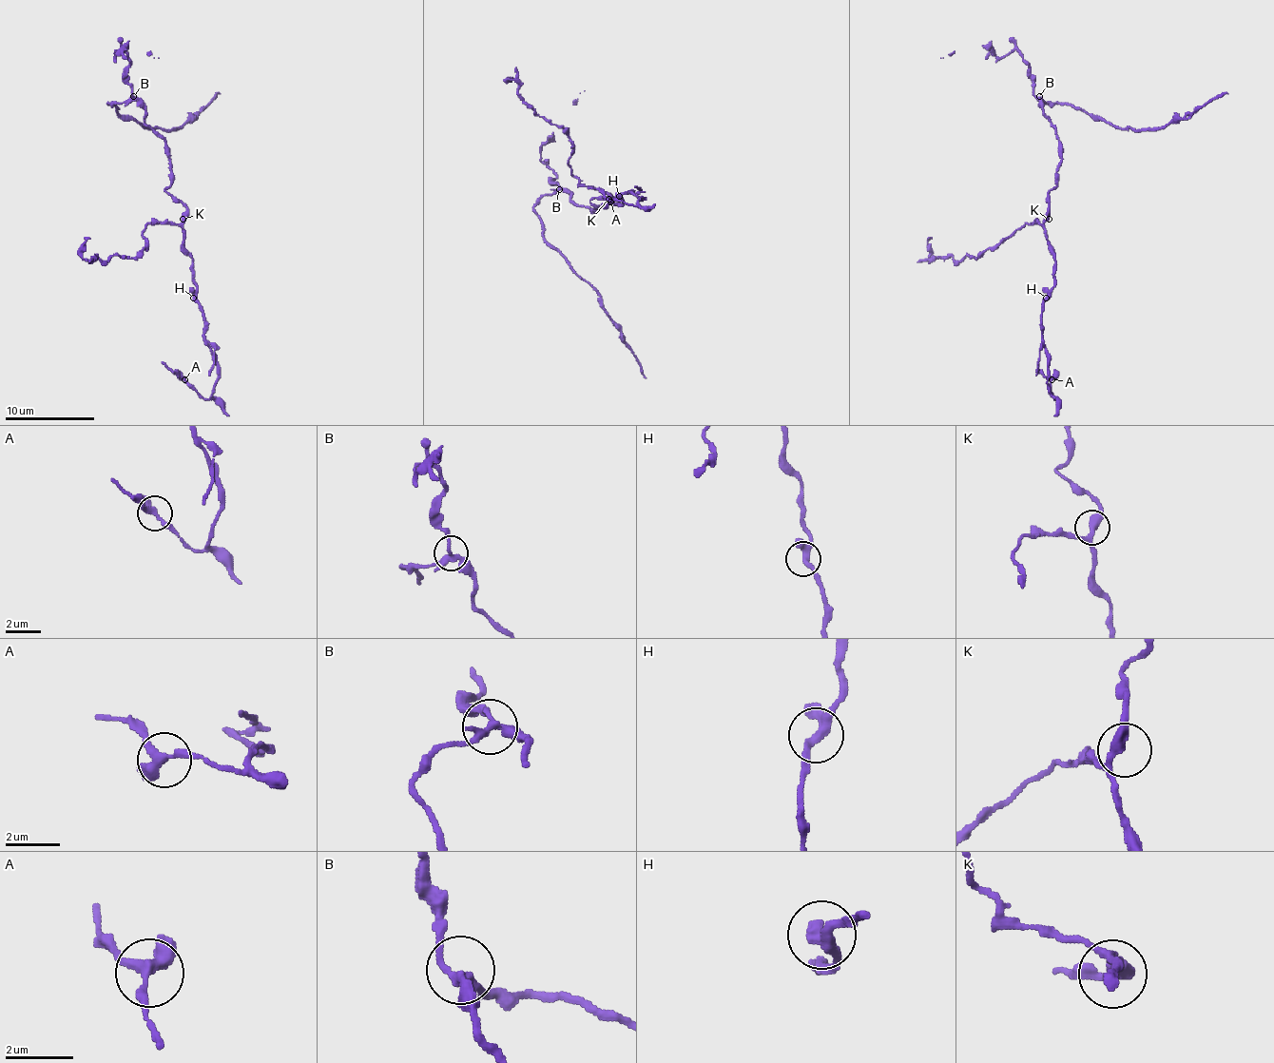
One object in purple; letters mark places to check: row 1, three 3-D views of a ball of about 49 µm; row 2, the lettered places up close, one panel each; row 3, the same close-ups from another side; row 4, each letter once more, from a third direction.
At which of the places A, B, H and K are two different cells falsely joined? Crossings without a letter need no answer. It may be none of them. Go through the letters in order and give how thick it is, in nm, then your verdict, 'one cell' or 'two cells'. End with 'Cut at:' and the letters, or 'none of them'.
A: calibre 320 nm; one cell
B: calibre 280 nm; one cell
H: calibre 280 nm; one cell
K: calibre 300 nm; one cell
Cut at: none of them

